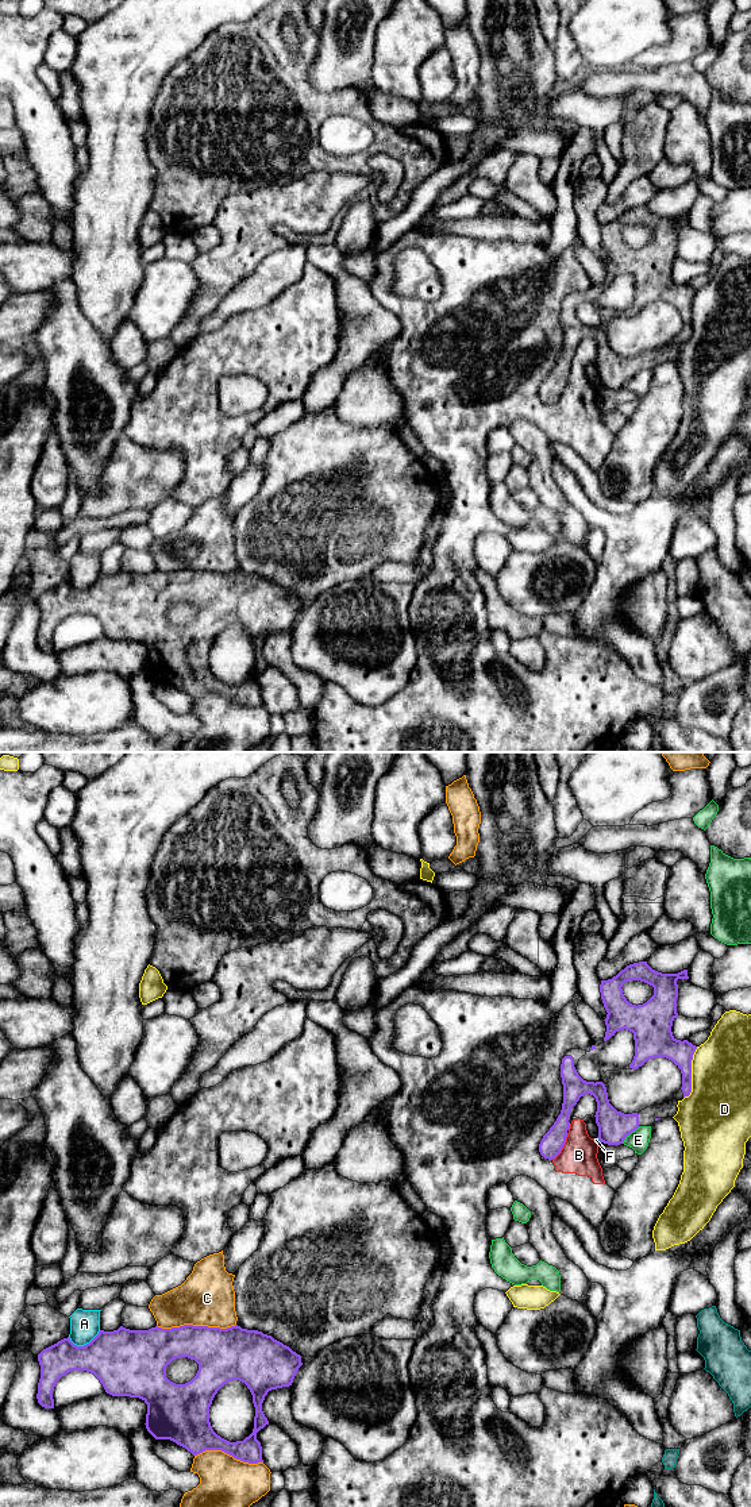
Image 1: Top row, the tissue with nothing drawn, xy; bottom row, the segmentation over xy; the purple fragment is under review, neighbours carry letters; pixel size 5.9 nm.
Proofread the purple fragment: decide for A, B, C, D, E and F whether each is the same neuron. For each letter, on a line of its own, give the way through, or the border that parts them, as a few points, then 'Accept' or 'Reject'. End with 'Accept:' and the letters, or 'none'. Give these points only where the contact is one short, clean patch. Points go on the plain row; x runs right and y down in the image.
A: Reject
B: Reject
C: Reject
D: Reject
E: Reject
F: Reject
Accept: none

